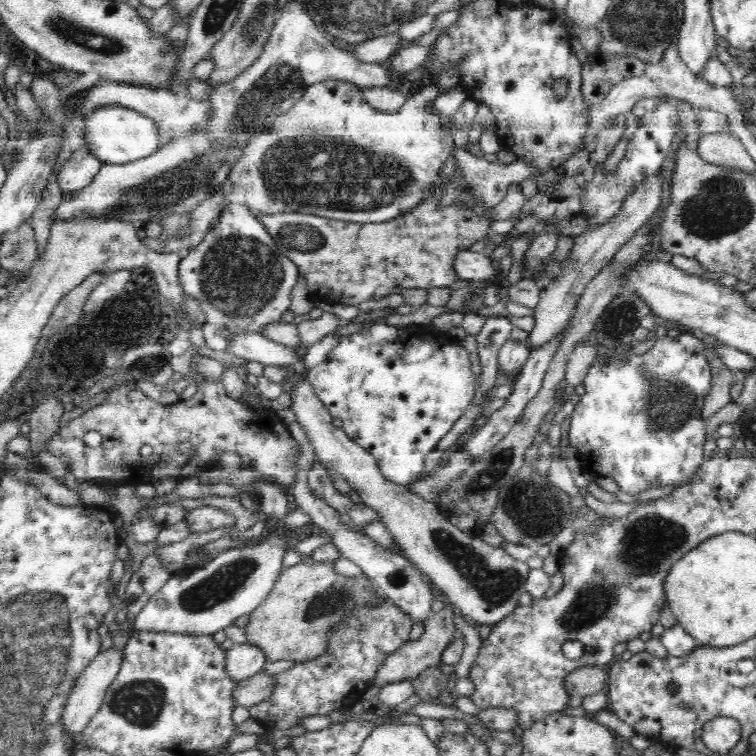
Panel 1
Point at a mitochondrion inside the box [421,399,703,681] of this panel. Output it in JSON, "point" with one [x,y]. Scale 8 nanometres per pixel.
{"point":[650,540]}

